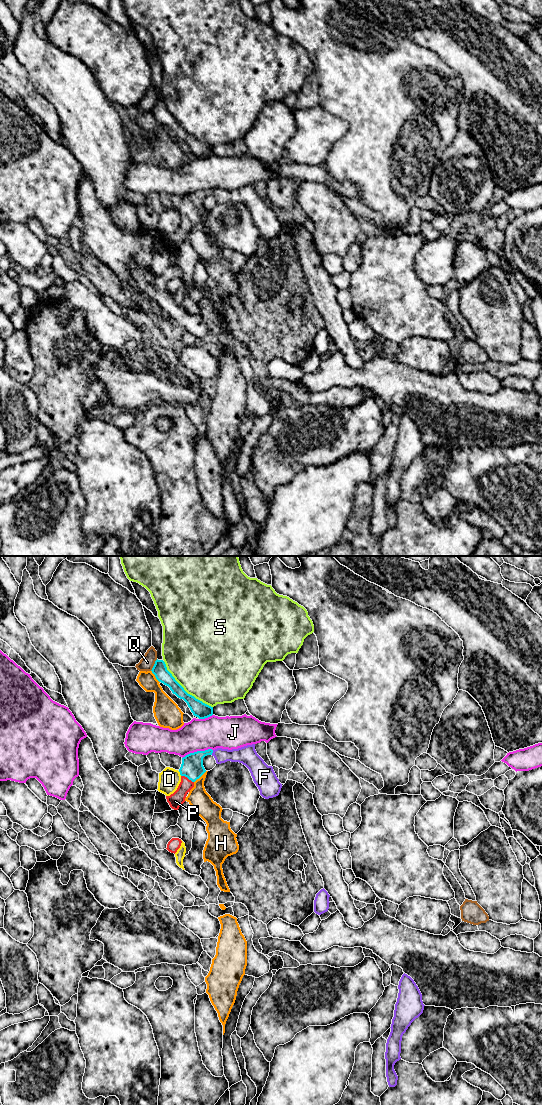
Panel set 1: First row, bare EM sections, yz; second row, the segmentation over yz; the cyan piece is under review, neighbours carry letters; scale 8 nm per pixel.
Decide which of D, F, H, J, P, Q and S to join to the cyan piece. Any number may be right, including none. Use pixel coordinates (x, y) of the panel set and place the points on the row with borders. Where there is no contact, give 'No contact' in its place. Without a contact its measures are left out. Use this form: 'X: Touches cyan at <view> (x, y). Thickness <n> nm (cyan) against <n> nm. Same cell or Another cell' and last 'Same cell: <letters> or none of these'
D: Touches cyan at yz (180, 773). Thickness 180 nm (cyan) against 180 nm. Another cell
F: Touches cyan at yz (212, 752). Thickness 180 nm (cyan) against 130 nm. Another cell
H: Touches cyan at yz (200, 776). Thickness 180 nm (cyan) against 170 nm. Another cell
J: Touches cyan at yz (197, 751). Thickness 180 nm (cyan) against 260 nm. Another cell
P: Touches cyan at yz (187, 777). Thickness 180 nm (cyan) against 120 nm. Same cell
Q: Touches cyan at yz (154, 665). Thickness 120 nm (cyan) against 110 nm. Another cell
S: Touches cyan at yz (183, 689). Thickness 130 nm (cyan) against 480 nm. Another cell
Same cell: P

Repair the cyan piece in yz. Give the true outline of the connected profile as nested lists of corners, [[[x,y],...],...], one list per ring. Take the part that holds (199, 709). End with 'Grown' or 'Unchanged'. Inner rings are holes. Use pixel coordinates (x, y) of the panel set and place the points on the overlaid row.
[[[157,659],[151,671],[159,682],[168,686],[173,694],[187,703],[194,716],[205,719],[213,715],[213,707],[188,694],[167,670],[163,660]]]. Unchanged

